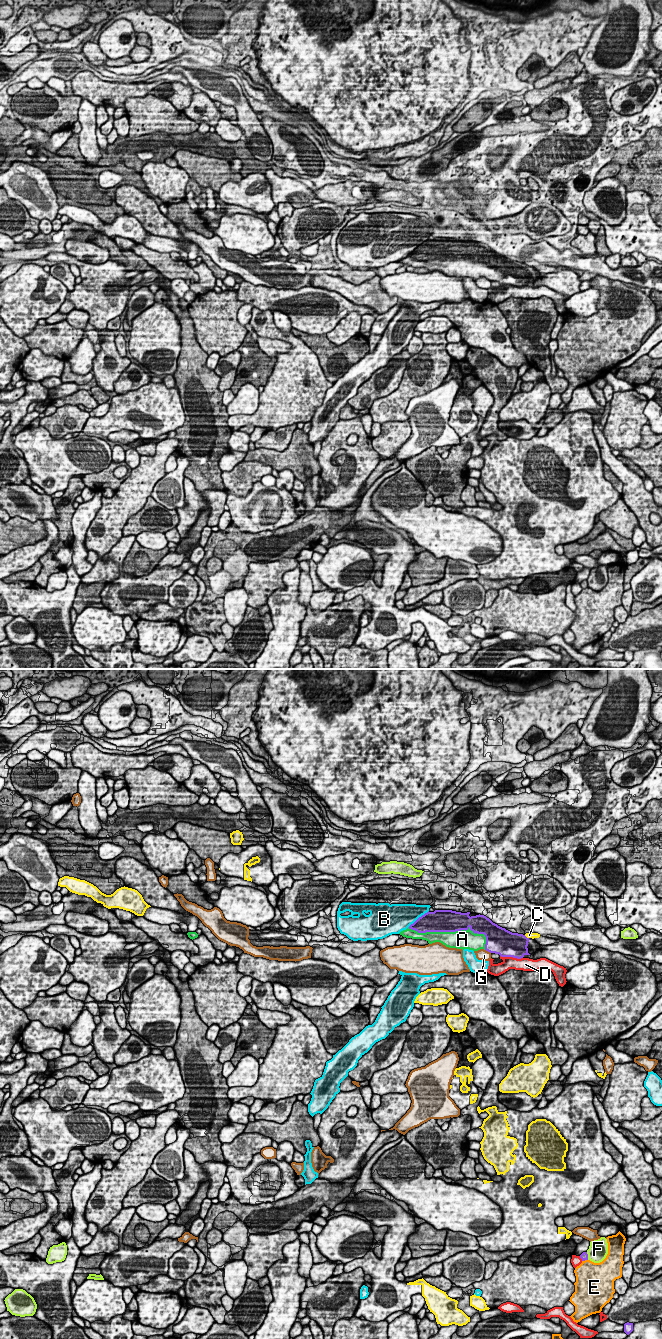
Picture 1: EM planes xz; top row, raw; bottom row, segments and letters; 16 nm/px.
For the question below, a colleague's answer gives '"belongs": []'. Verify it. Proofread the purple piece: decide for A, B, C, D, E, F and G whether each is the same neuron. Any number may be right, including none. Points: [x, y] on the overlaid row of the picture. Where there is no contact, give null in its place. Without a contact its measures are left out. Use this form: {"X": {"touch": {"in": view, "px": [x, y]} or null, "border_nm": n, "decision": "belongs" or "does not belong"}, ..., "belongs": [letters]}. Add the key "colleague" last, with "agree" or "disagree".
{"A": {"touch": {"in": "xz", "px": [453, 931]}, "border_nm": 1300, "decision": "belongs"}, "B": {"touch": {"in": "xz", "px": [419, 917]}, "border_nm": 420, "decision": "does not belong"}, "C": {"touch": {"in": "xz", "px": [525, 936]}, "border_nm": 100, "decision": "does not belong"}, "D": {"touch": {"in": "xz", "px": [511, 956]}, "border_nm": 380, "decision": "does not belong"}, "E": {"touch": {"in": "xz", "px": [584, 1260]}, "border_nm": 100, "decision": "does not belong"}, "F": {"touch": {"in": "xz", "px": [587, 1256]}, "border_nm": 130, "decision": "does not belong"}, "G": {"touch": {"in": "xz", "px": [488, 951]}, "border_nm": 120, "decision": "does not belong"}, "belongs": ["A"], "colleague": "disagree"}

